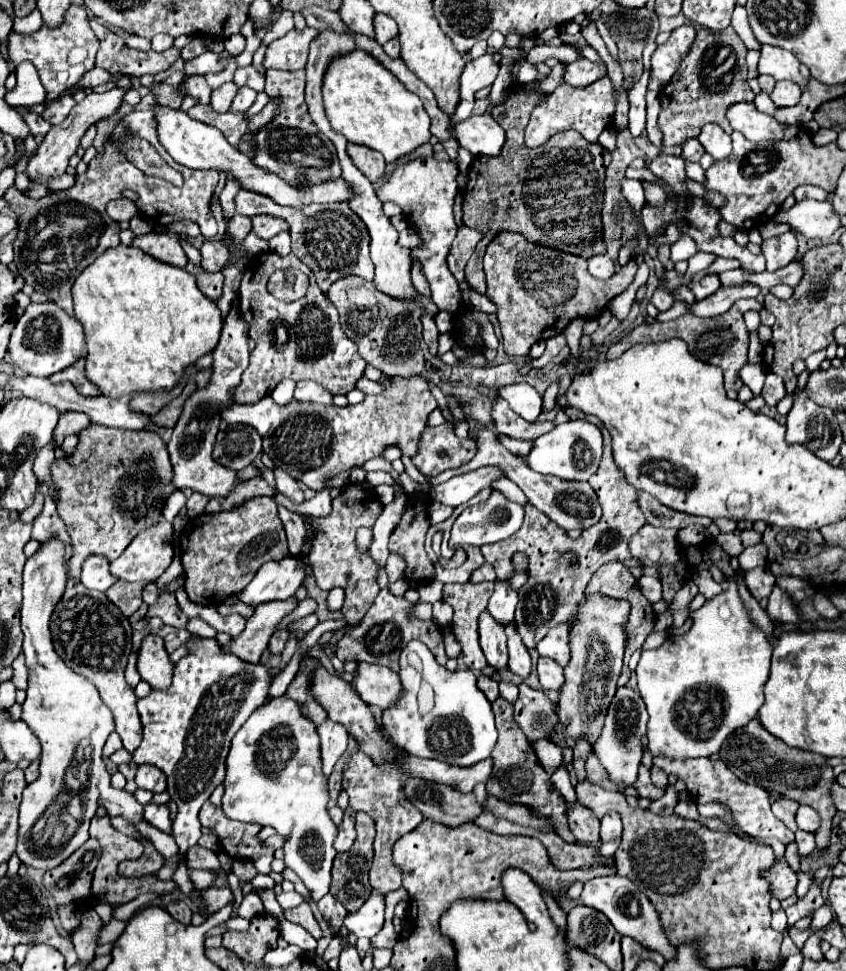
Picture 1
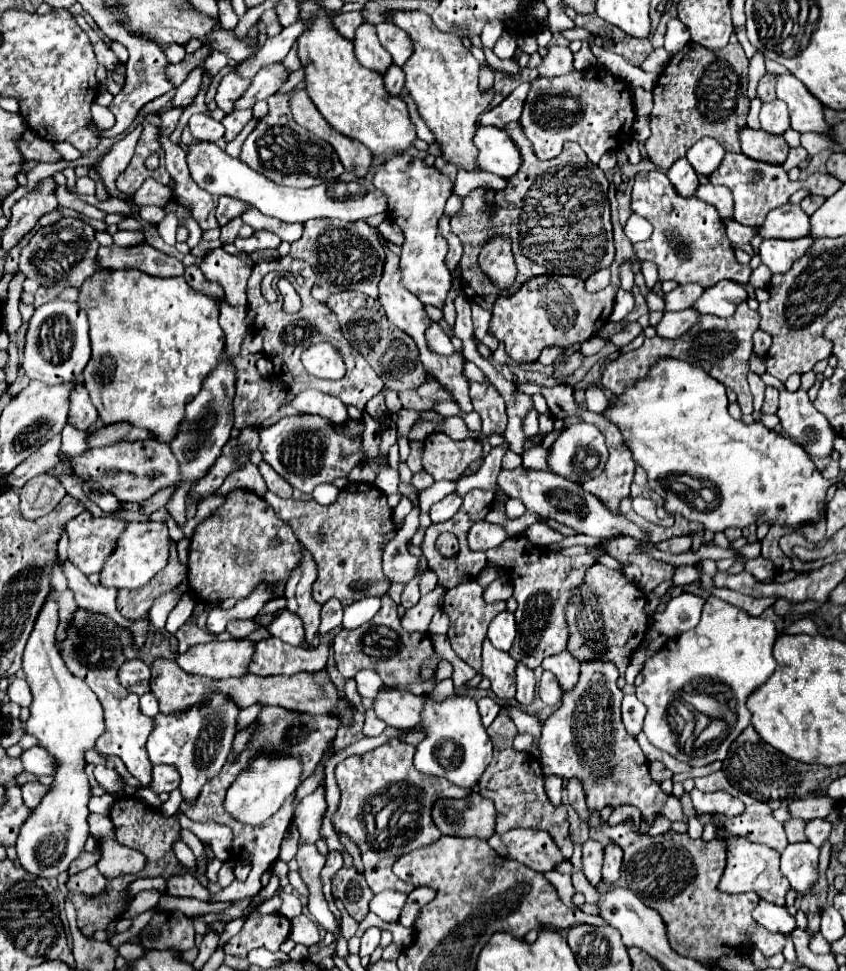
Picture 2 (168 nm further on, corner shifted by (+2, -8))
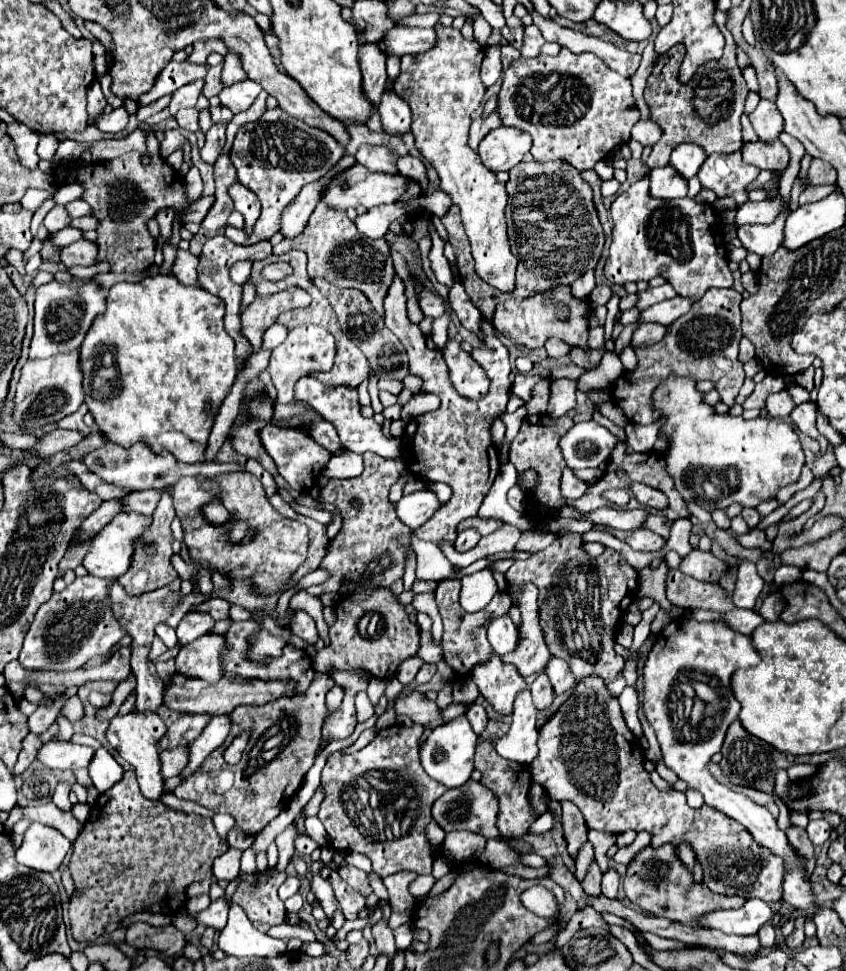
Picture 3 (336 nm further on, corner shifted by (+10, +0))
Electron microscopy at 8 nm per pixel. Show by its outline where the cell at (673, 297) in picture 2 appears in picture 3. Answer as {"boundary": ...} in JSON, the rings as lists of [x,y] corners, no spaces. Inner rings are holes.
{"boundary":[[[665,283],[661,287],[647,287],[645,291],[637,291],[637,295],[639,295],[639,299],[637,299],[635,307],[639,311],[643,311],[643,309],[655,305],[655,303],[661,303],[665,299],[673,299],[677,293],[675,293],[675,289],[669,283]]]}

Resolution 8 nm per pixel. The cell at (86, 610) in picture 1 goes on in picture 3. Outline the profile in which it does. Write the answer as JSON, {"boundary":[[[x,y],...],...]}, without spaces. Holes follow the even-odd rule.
{"boundary":[[[127,713],[123,717],[115,715],[107,731],[107,741],[111,743],[113,749],[117,749],[117,753],[127,763],[135,767],[141,793],[151,801],[159,801],[165,795],[165,779],[161,775],[161,761],[159,761],[161,751],[157,749],[157,743],[163,737],[163,733],[167,733],[167,727],[157,713]]]}

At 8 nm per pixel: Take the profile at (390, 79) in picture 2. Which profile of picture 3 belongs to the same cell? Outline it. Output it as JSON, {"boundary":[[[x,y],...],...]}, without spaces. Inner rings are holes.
{"boundary":[[[389,91],[389,93],[383,95],[377,111],[381,113],[383,131],[387,135],[403,137],[405,133],[409,133],[409,127],[411,127],[411,109],[393,91]]]}

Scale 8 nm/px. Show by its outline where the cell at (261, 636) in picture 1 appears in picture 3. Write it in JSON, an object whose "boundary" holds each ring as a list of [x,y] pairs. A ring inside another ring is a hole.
{"boundary":[[[205,635],[195,639],[189,645],[183,645],[175,657],[177,673],[191,679],[203,679],[215,683],[221,679],[221,661],[219,651],[223,647],[221,635]]]}

